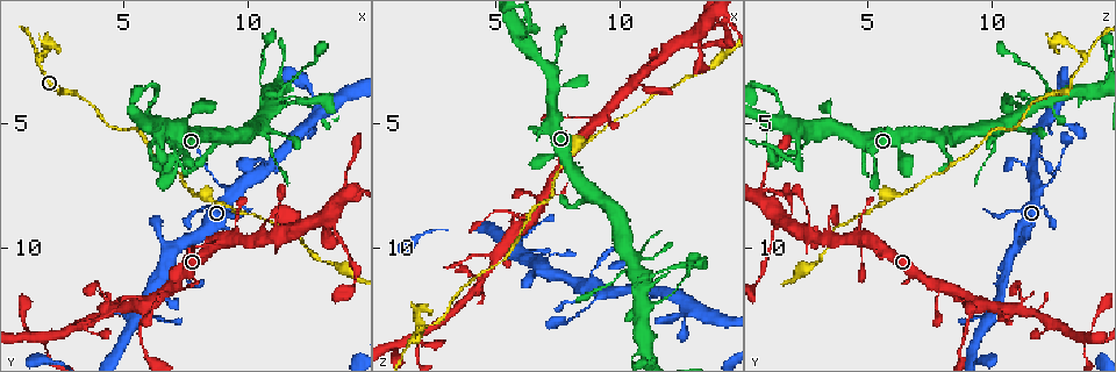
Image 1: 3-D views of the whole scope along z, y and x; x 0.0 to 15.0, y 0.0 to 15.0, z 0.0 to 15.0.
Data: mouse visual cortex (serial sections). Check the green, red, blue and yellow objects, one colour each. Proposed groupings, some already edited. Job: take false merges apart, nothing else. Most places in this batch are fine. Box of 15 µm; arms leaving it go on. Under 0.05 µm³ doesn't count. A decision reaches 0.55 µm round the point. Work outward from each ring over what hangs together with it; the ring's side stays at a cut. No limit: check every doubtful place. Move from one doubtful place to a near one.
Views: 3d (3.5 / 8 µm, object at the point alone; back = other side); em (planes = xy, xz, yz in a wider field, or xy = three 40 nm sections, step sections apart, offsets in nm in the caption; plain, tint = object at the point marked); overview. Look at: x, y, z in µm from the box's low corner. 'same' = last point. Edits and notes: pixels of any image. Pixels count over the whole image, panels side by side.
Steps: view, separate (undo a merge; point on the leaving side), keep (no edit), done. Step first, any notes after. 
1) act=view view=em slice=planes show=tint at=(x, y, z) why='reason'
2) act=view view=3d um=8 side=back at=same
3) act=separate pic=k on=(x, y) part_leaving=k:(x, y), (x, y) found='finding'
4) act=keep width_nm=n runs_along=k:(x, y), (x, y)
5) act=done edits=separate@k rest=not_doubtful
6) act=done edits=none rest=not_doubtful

act=view view=3d um=8 at=(10.8, 4.0, 12.3) why='thick turns thin'

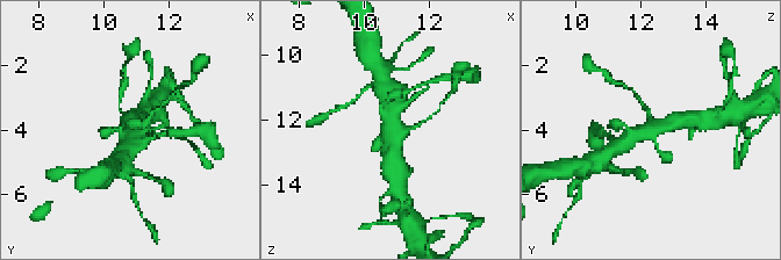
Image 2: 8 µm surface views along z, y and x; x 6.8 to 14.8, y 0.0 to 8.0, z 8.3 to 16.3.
act=view view=em slice=xy step=2 show=tint at=(10.9, 4.0, 12.4) why='need the tissue'

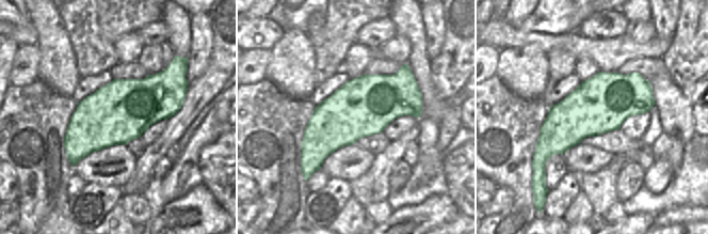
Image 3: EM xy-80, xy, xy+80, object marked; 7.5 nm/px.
act=keep runs_along=2:(624, 144), (638, 132), (681, 118) found='continuous, no second cell'

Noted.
act=view view=3d um=3.5 at=(11.6, 3.4, 12.3) why='sudden change in width'

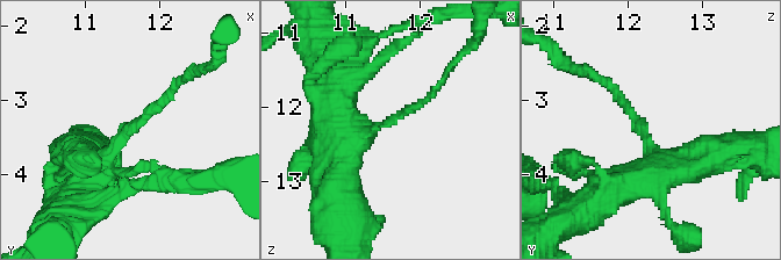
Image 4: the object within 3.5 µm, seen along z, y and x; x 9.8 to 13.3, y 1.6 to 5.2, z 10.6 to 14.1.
act=view view=em slice=xy step=5 show=tint at=(11.55, 3.40, 12.25) arm_widths_nm=100,450

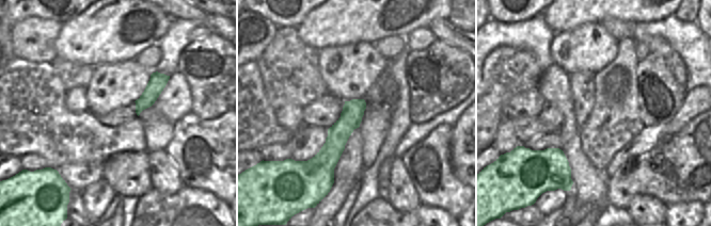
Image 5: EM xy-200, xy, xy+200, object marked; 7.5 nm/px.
act=keep runs_along=4:(76, 178), (108, 153), (179, 82) found='one cell here'

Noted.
act=view view=3d um=3.5 at=(9.2, 7.8, 11.8) why='sharp bend'

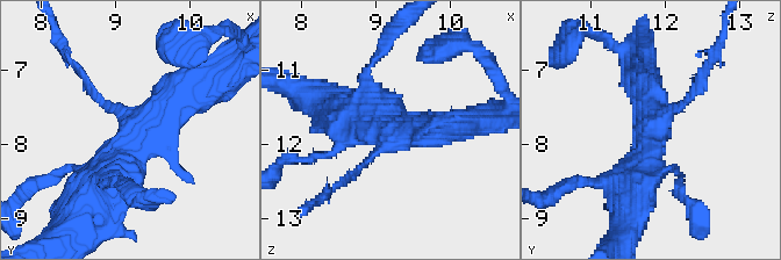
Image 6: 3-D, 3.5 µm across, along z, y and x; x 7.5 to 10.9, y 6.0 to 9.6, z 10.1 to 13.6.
act=view view=em slice=planes show=tint at=(9.25, 7.75, 11.90) why='need the tissue'

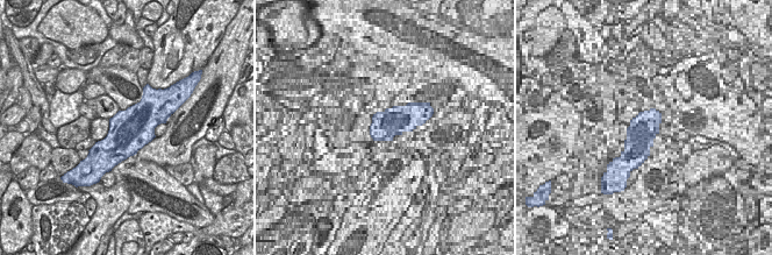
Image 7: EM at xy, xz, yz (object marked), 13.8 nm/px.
act=view view=em slice=xy step=1 show=tint at=same

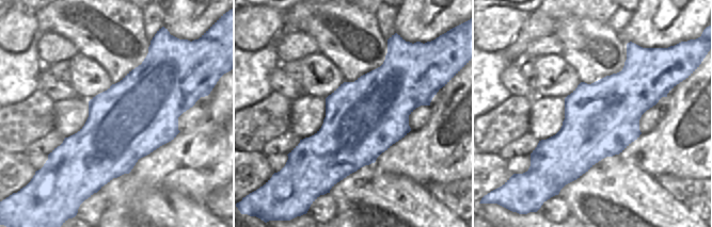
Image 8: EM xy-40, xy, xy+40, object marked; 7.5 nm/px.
act=keep runs_along=6:(633, 190), (649, 141), (702, 76) found='all the same cell'

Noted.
act=view view=3d um=8 at=(5.9, 12.3, 9.3) why='abrupt turn'

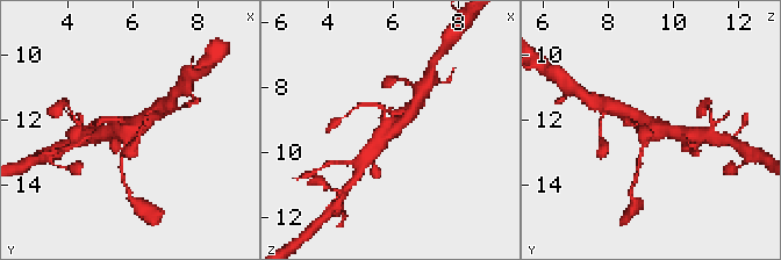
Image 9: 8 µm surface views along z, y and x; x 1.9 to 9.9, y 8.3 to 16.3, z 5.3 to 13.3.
act=view view=3d um=3.5 side=back at=(5.9, 12.3, 9.2)

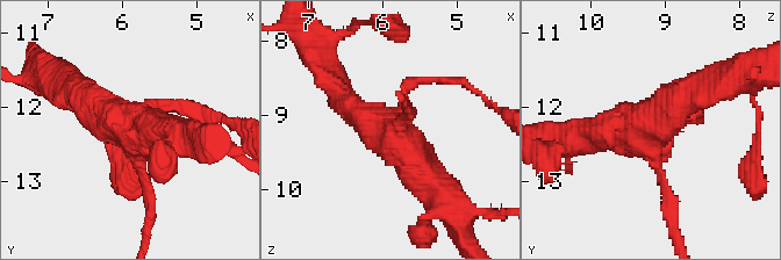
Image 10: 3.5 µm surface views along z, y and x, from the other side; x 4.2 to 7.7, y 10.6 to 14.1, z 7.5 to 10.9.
act=view view=em slice=xy step=1 show=tint at=(5.90, 12.35, 9.30) arms=4 arm_widths_nm=150,150,350,450 why='need the tissue'

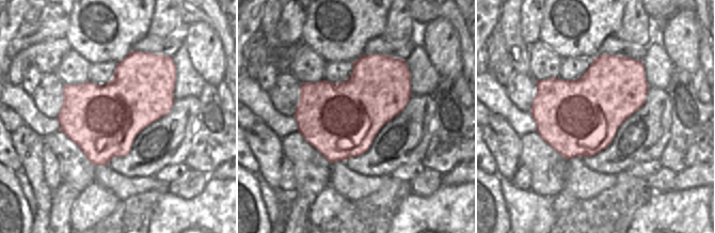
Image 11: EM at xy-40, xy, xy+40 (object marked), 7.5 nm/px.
act=keep runs_along=10:(338, 95), (399, 139), (442, 190) found='continuous, no second cell'

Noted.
act=view view=3d um=8 side=back at=(4.1, 11.9, 11.1) why='narrows sharply'

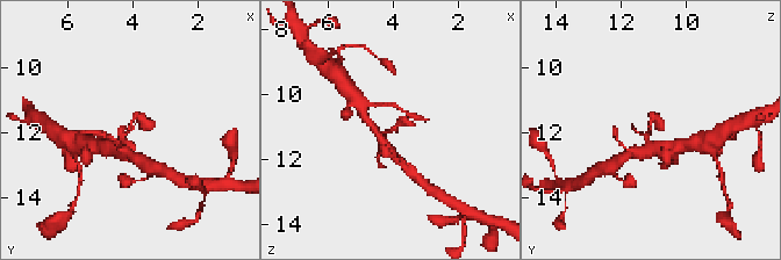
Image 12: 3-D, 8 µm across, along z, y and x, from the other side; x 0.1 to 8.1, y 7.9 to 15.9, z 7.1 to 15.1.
act=view view=3d um=3.5 at=(4.2, 11.9, 11.1) why='closer look'

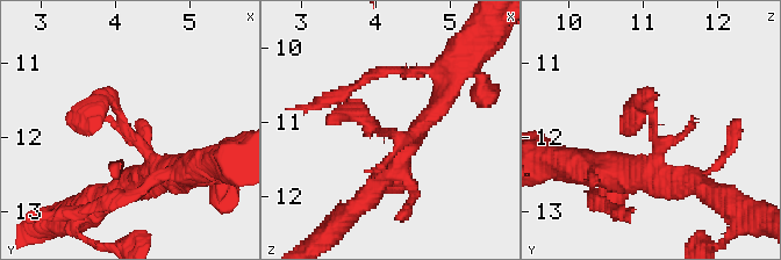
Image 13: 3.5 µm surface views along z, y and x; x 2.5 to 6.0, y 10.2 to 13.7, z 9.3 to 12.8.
act=view view=em slice=xy step=1 show=tint at=(4.15, 11.85, 11.15) why='need the tissue'

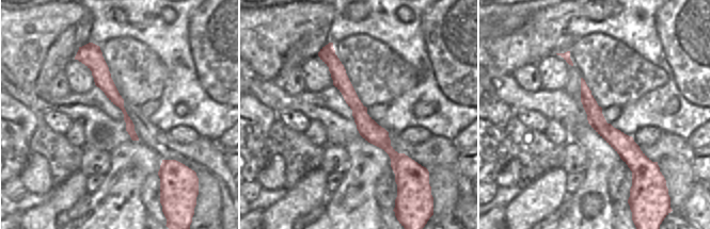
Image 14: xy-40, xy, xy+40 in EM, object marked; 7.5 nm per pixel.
act=keep width_nm=160 runs_along=13:(169, 174), (112, 100), (76, 117) found='all the same cell'

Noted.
act=view view=3d um=3.5 at=(1.7, 13.7, 13.6) why='looks like a crossing'

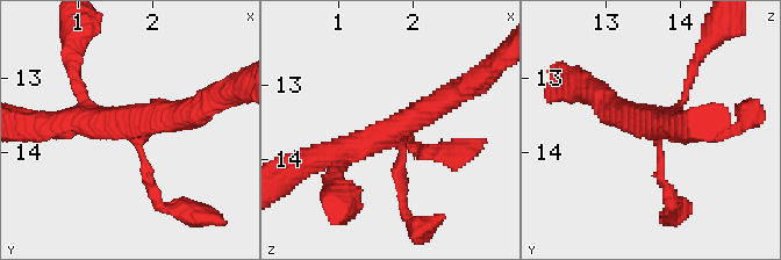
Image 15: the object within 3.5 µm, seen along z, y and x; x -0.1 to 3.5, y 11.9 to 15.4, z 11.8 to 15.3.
act=view view=em slice=xy step=2 show=tint at=(1.75, 13.65, 13.60) arms=4 arm_widths_nm=150,150,350,350 why='now the EM'

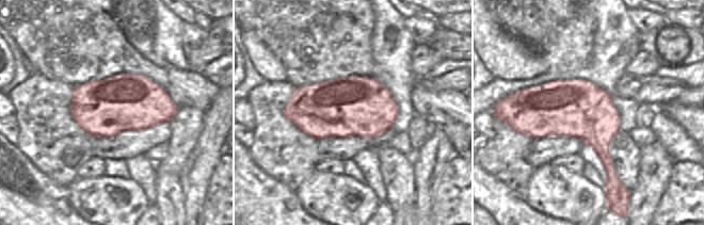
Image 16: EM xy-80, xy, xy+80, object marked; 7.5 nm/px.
act=keep width_nm=460 runs_along=15:(461, 89), (351, 146), (344, 164) found='continuous, no second cell'

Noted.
act=view view=3d um=3.5 at=(1.6, 2.4, 13.8) why='arms part here'

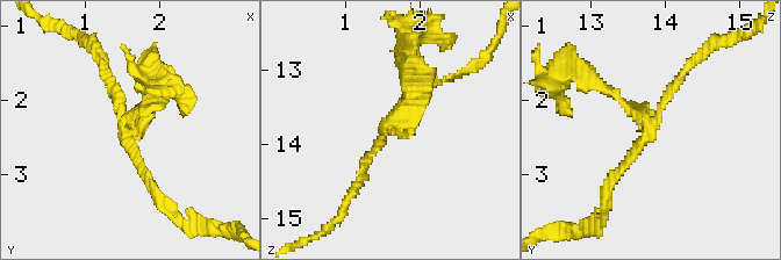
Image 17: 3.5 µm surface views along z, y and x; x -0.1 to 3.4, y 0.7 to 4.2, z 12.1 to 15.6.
act=view view=em slice=xy step=2 show=tint at=(1.55, 2.45, 13.70) arms=3 arm_widths_nm=100,100,100

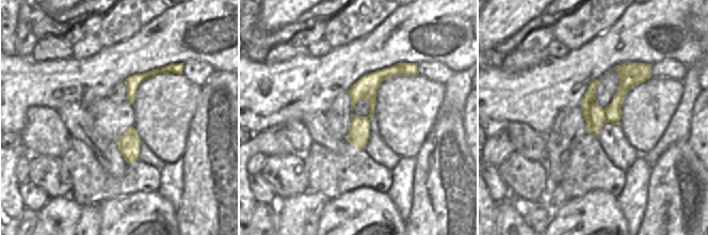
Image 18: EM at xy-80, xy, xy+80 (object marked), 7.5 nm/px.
act=keep runs_along=17:(159, 199), (127, 142), (148, 85) found='one cell here'

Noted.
act=done edits=none rest=not_doubtful

